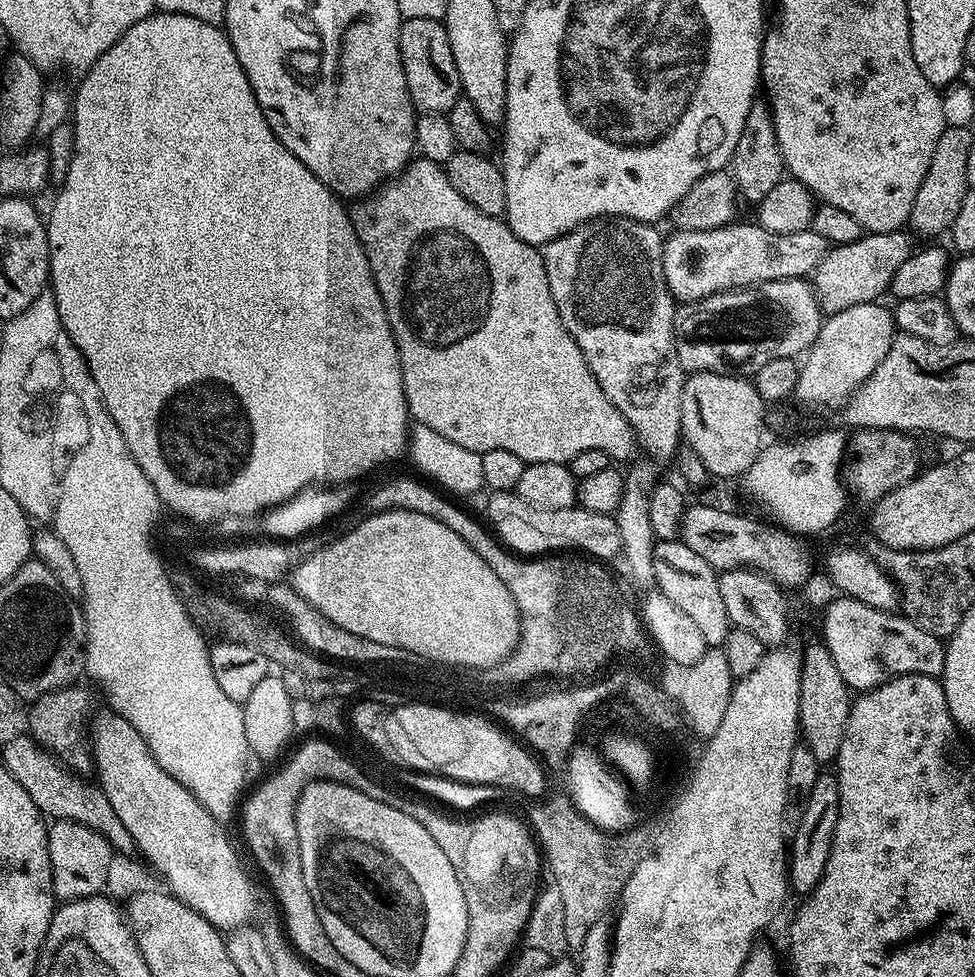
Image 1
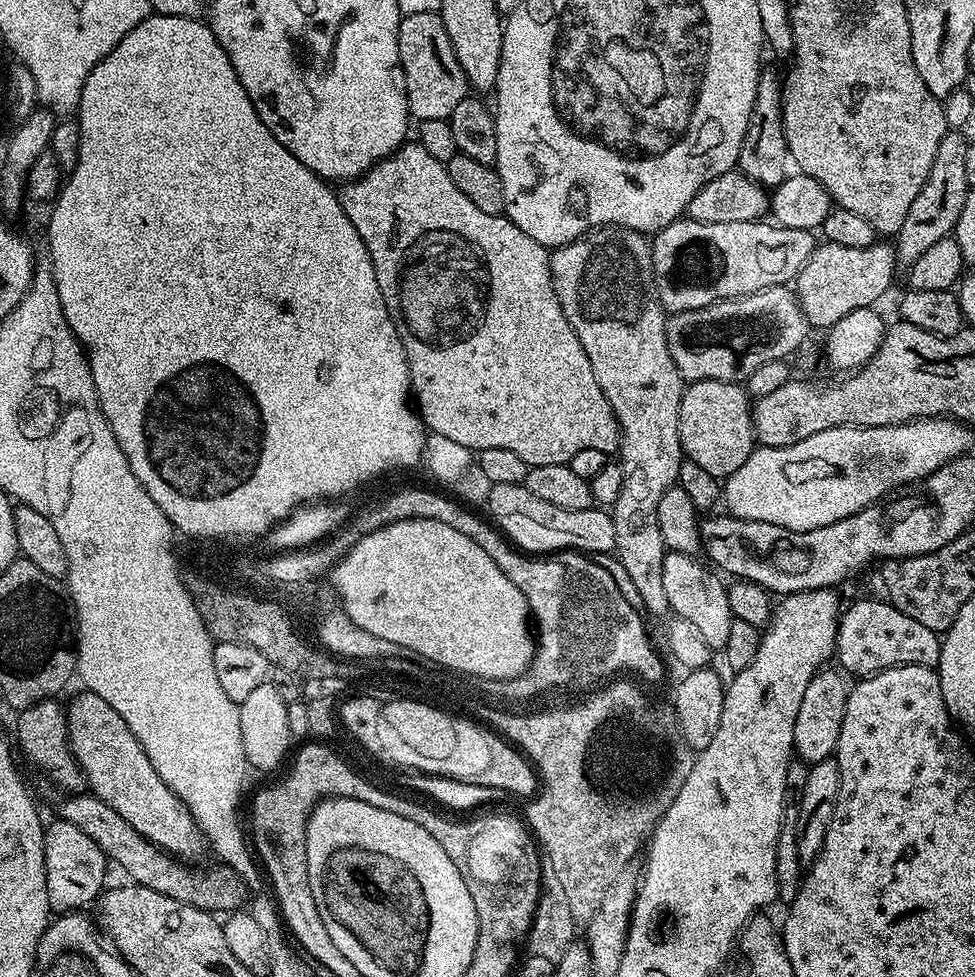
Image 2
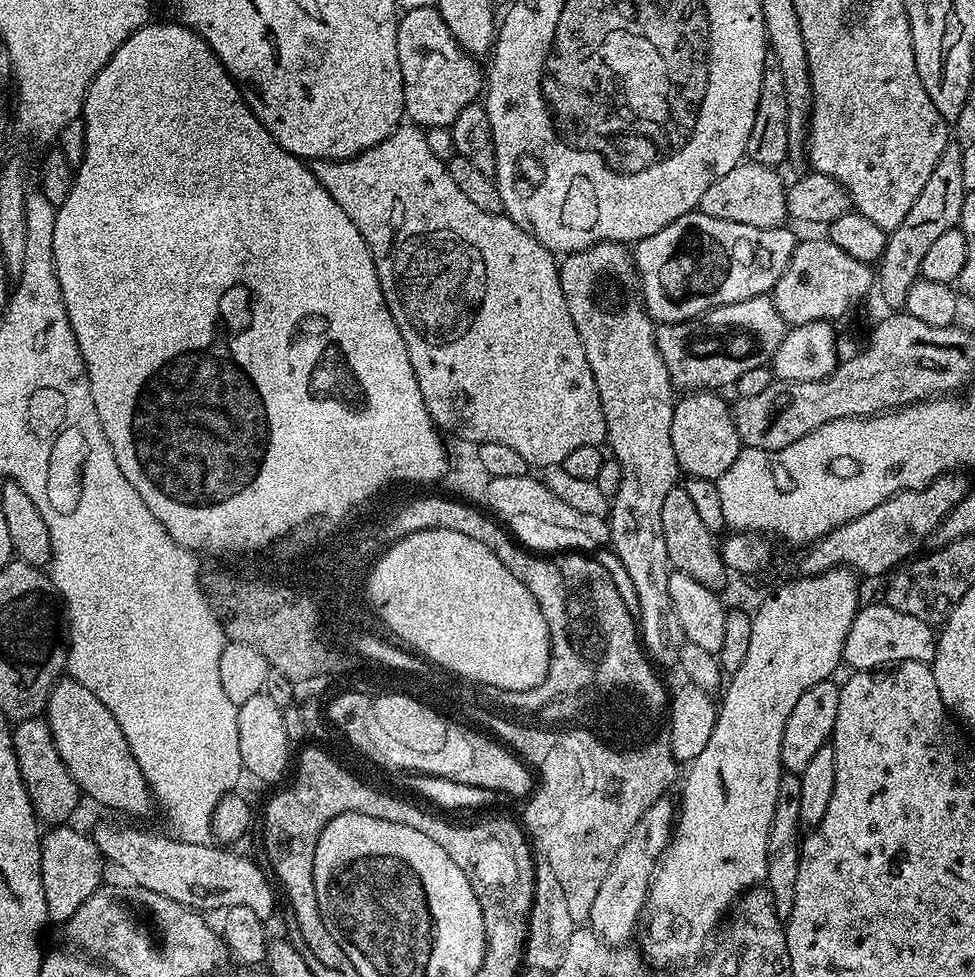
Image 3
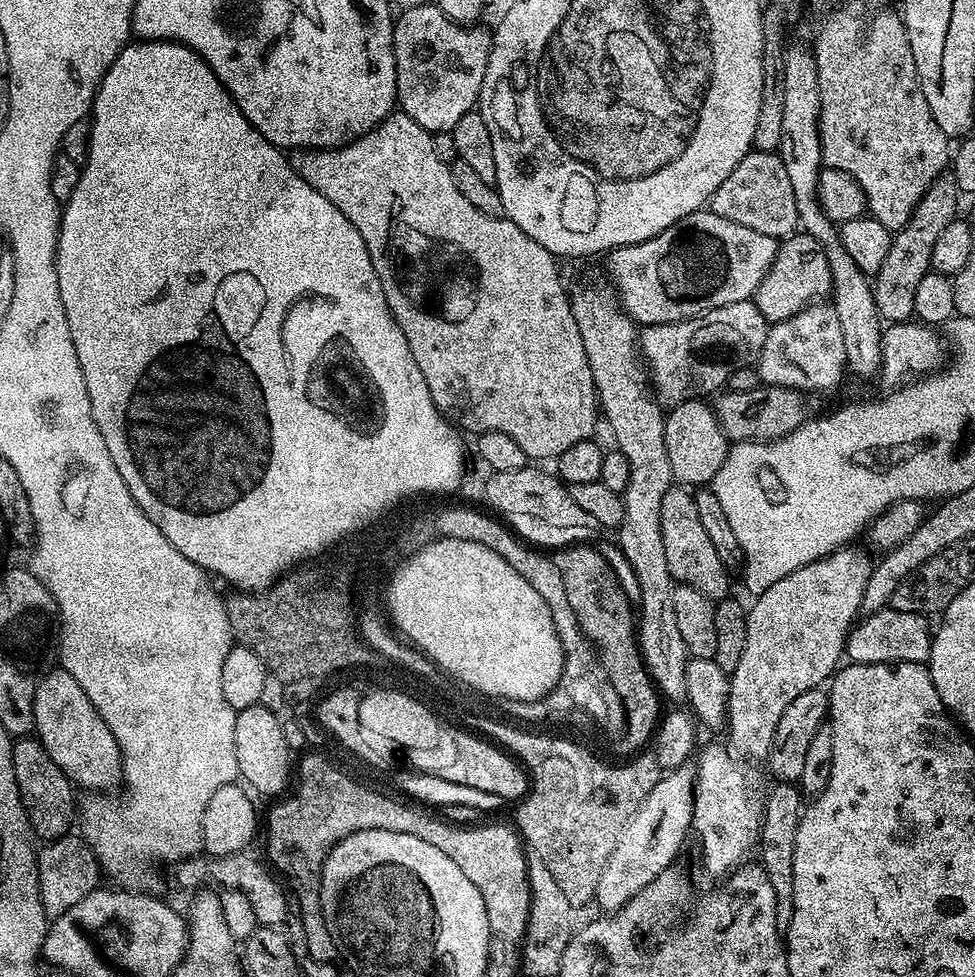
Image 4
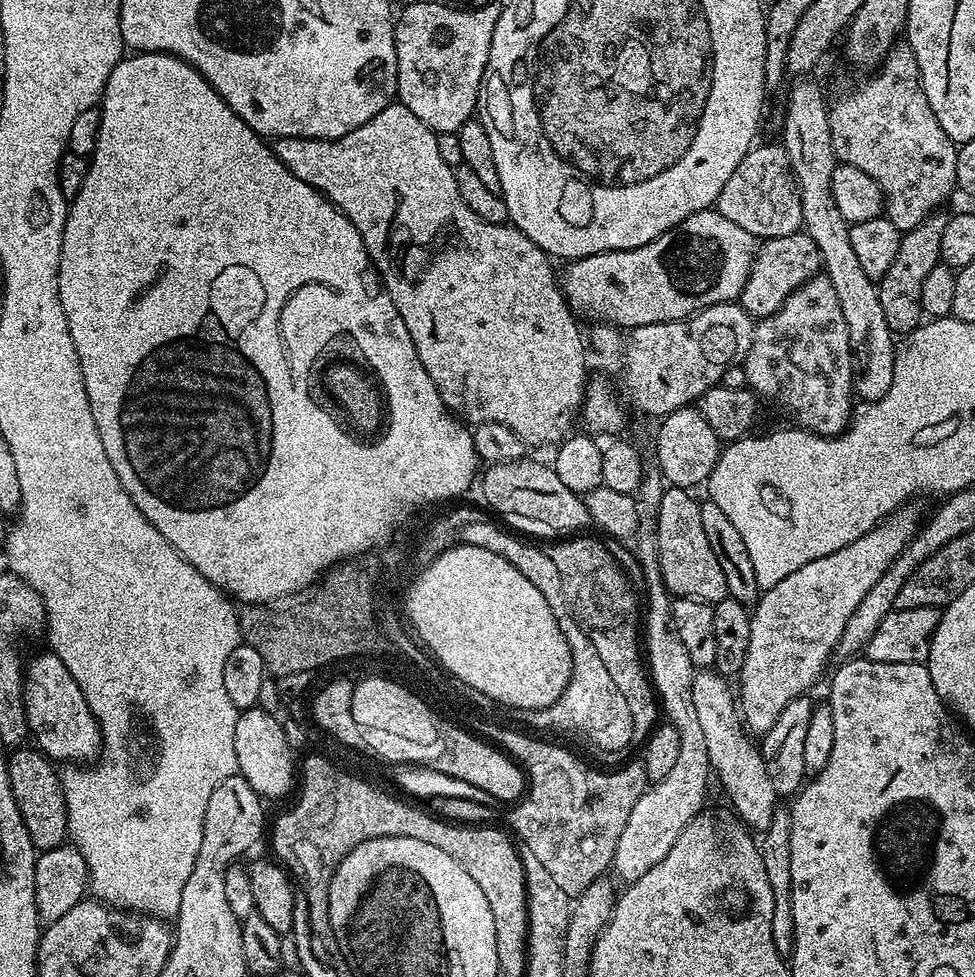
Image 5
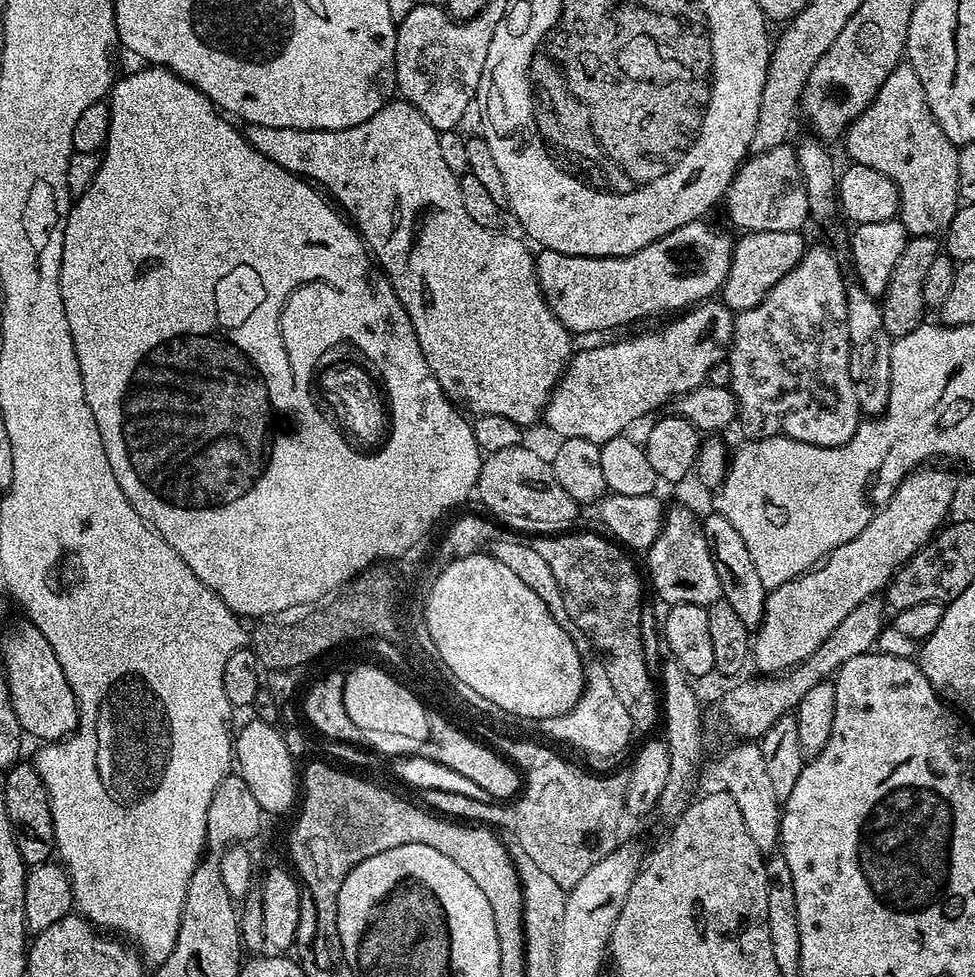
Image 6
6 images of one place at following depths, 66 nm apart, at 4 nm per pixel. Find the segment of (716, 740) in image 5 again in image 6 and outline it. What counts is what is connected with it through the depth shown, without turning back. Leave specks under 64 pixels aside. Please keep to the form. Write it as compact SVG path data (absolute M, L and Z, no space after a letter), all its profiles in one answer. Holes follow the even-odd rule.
M736 742L733 748L728 748L721 754L720 761L716 764L716 772L720 775L719 787L728 792L730 798L734 798L734 802L738 802L738 810L742 810L742 822L751 840L760 847L761 852L771 853L775 849L772 847L780 844L782 804L774 796L759 743Z

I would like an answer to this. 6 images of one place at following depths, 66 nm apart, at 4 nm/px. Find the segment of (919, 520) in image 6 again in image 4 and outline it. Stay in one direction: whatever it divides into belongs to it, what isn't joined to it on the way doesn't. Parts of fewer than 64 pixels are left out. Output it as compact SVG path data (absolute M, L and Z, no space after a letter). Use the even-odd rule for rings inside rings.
M856 546L837 548L824 559L815 560L786 574L786 578L774 582L770 590L751 601L752 608L750 604L747 609L746 646L742 650L738 666L730 674L726 721L728 752L722 745L712 744L701 754L700 764L695 765L696 793L692 807L692 832L700 839L700 856L704 859L704 868L710 875L727 877L751 857L748 856L751 852L753 855L764 821L766 792L763 787L760 789L760 772L752 764L758 763L759 760L760 763L767 761L778 720L786 706L798 695L819 689L837 671L846 652L849 631L860 612L862 590L866 590L866 582L870 582L873 563L873 557L859 552Z

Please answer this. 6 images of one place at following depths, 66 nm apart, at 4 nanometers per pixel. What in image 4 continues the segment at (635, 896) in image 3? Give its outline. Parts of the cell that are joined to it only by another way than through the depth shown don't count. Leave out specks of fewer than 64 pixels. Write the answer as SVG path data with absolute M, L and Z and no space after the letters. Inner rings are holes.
M692 766L674 768L661 775L658 786L646 794L642 806L626 822L626 830L618 837L614 845L614 854L598 878L594 904L601 908L601 913L613 914L624 908L636 894L642 891L662 870L677 863L676 855L684 844L684 839L692 832L692 807L696 793L696 769Z

